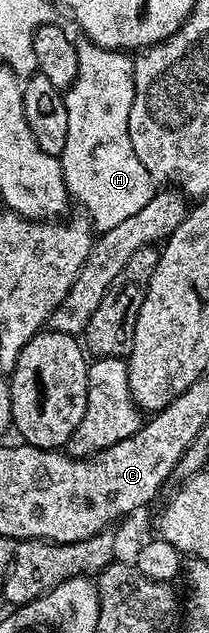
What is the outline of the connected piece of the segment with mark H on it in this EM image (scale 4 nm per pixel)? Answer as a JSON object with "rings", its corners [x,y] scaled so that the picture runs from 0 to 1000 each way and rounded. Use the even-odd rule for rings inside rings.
{"rings":[[[392,60],[364,71],[373,104],[344,134],[311,144],[321,167],[316,231],[292,240],[306,286],[330,305],[373,310],[421,335],[464,365],[541,362],[603,344],[660,338],[684,325],[713,322],[746,305],[746,288],[713,269],[670,256],[636,226],[622,224],[617,180],[622,167],[651,153],[636,123],[636,93],[589,81],[464,73],[435,63]]]}

